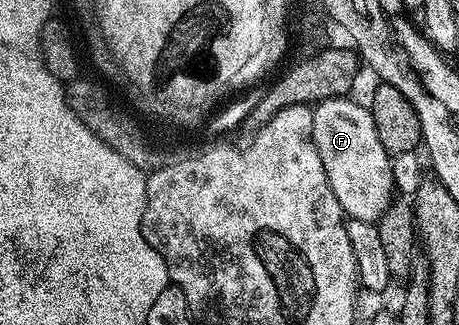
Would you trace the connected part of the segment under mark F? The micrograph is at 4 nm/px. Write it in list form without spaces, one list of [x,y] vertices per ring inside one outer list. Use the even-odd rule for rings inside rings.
[[[348,97],[317,103],[313,107],[313,145],[346,216],[368,223],[380,219],[394,198],[395,188],[393,163],[383,145],[379,145],[372,110],[357,105]]]

